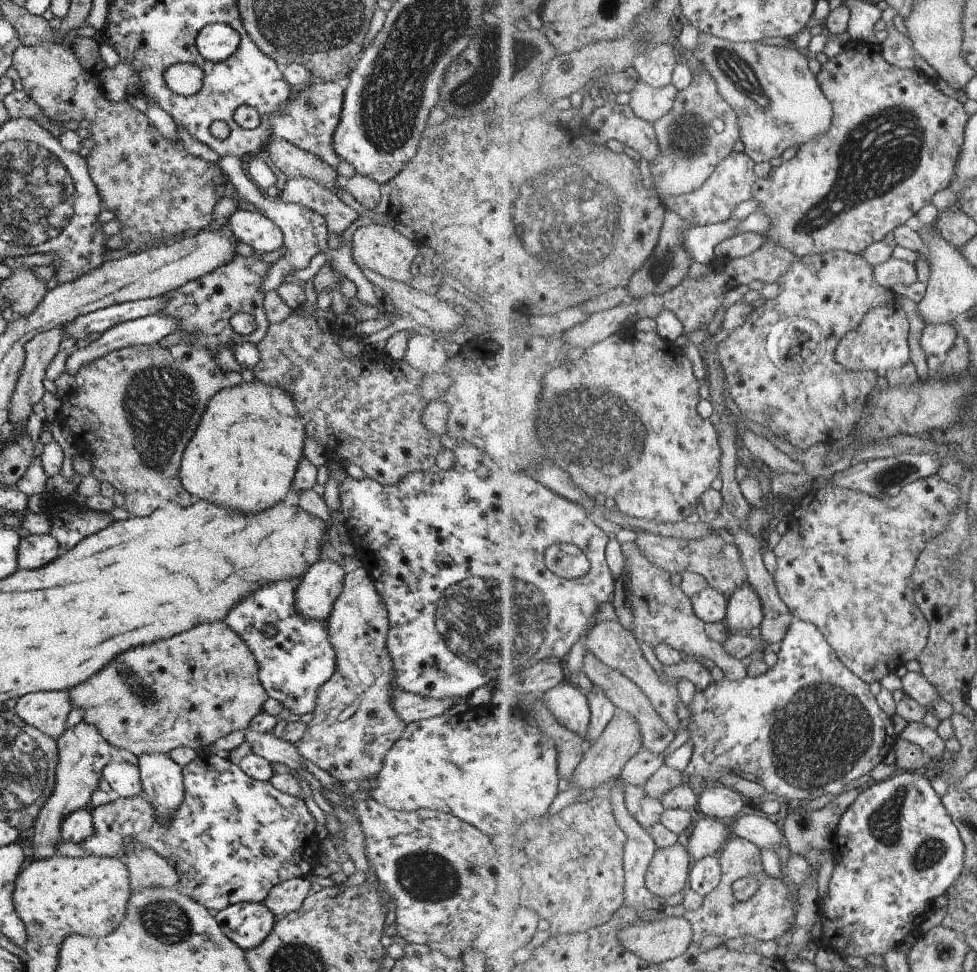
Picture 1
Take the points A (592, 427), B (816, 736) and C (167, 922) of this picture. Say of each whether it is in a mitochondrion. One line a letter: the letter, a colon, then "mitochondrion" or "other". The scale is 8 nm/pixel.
A: mitochondrion
B: mitochondrion
C: mitochondrion

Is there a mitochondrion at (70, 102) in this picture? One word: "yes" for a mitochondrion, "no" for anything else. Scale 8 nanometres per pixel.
no

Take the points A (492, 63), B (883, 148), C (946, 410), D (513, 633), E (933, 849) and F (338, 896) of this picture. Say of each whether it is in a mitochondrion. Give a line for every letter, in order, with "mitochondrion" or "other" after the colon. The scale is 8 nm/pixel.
A: mitochondrion
B: mitochondrion
C: other
D: mitochondrion
E: mitochondrion
F: other

